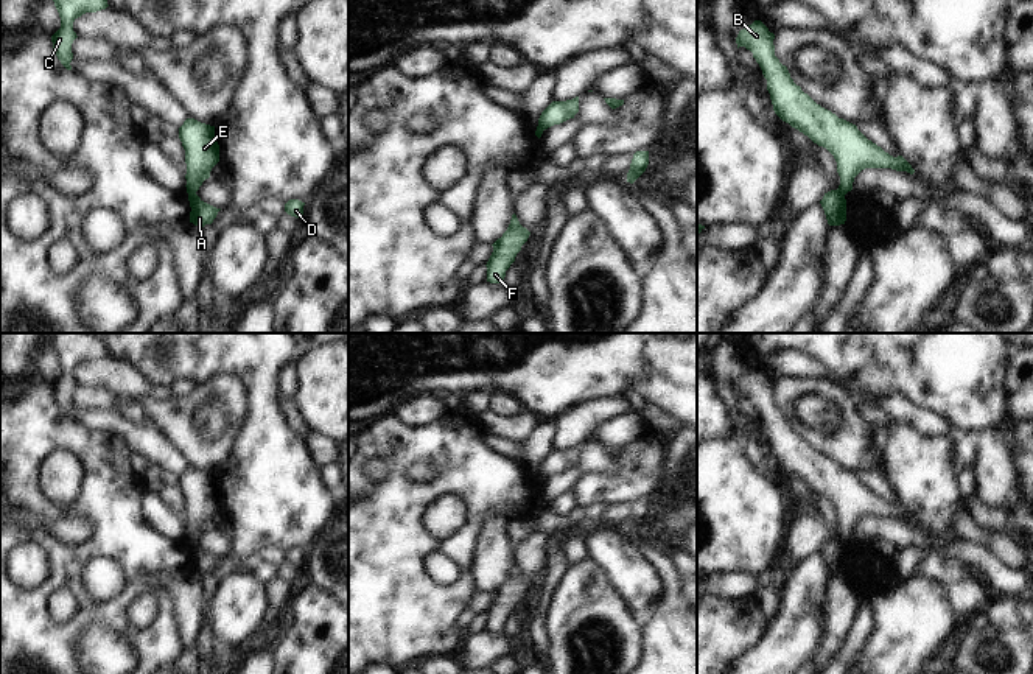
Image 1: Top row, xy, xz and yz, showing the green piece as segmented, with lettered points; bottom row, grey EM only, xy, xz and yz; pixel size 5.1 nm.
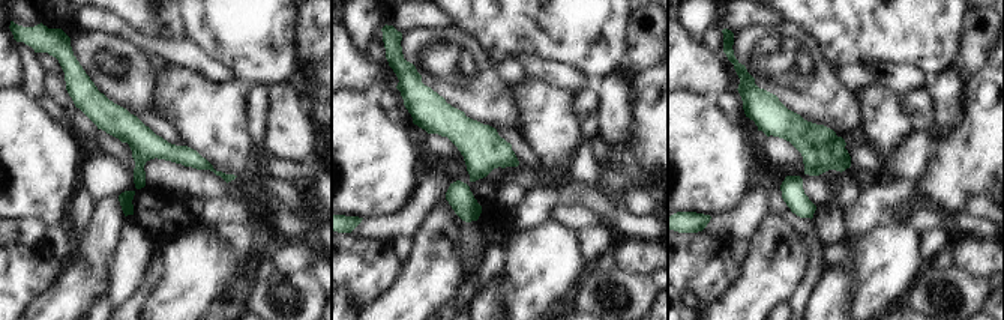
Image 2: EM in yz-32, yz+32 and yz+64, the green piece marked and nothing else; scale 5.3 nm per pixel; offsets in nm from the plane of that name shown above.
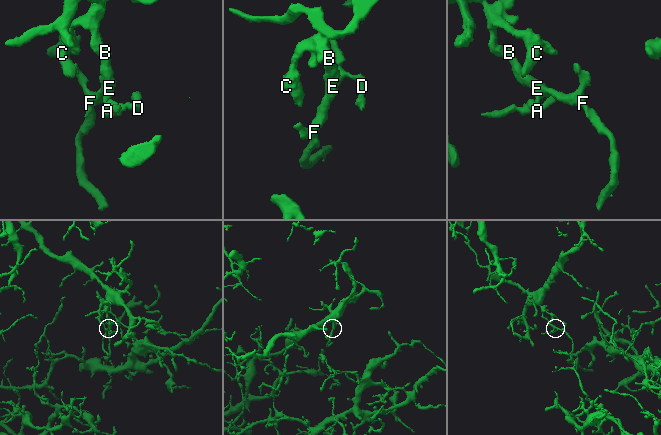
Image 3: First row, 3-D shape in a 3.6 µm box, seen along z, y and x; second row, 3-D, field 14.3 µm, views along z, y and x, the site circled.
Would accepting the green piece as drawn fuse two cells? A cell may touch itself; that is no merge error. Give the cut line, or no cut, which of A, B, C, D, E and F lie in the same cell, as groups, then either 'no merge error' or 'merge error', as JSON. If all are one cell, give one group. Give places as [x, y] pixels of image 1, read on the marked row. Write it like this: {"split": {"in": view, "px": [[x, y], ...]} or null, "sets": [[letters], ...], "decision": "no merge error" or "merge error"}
{"split": {"in": "xy", "px": [[195, 192], [189, 195]]}, "sets": [["A", "D"], ["B", "C", "E", "F"]], "decision": "merge error"}

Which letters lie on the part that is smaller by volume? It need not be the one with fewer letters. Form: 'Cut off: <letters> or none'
Cut off: A, D.

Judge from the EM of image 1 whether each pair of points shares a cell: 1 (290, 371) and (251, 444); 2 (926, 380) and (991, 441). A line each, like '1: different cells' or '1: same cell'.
1: different cells
2: different cells

